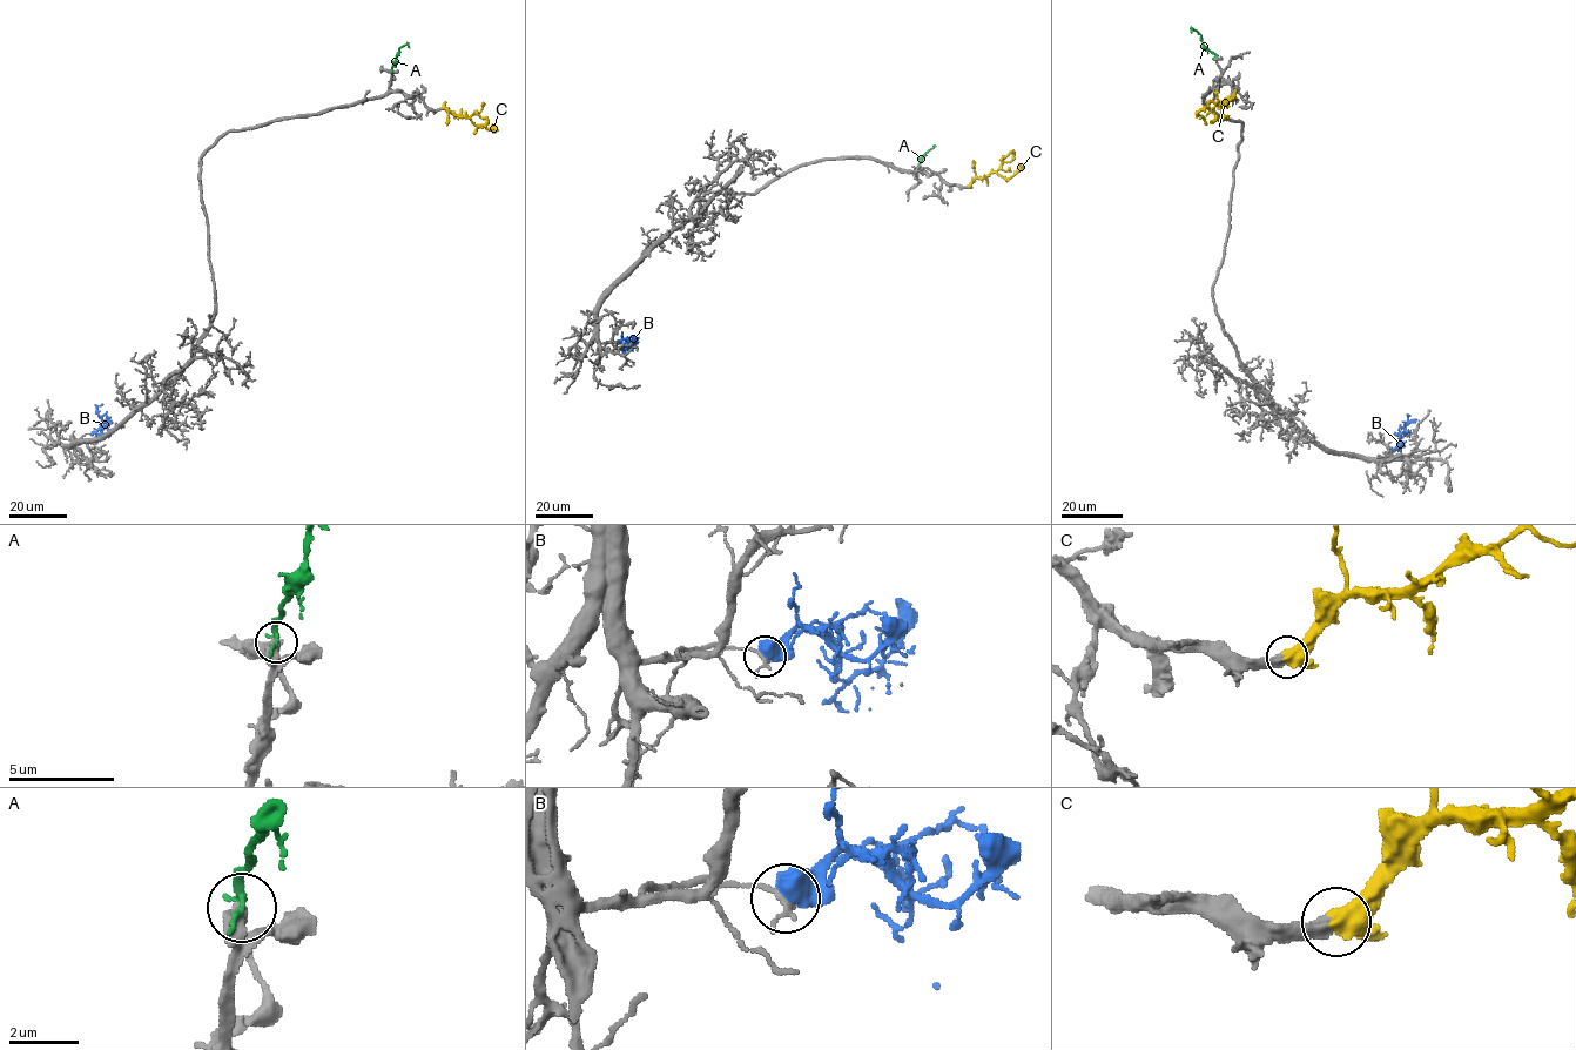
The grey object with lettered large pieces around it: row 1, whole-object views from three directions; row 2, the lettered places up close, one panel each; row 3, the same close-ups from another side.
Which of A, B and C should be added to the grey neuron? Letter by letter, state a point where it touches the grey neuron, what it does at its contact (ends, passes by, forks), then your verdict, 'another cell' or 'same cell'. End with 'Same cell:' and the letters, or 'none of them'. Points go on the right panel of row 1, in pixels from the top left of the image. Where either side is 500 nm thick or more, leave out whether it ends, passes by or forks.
A: (1214, 56) | it ends | another cell
B: (1401, 446) | another cell
C: (1234, 98) | same cell
Same cell: C

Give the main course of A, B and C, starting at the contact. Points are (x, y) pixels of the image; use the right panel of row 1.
A: (1216, 56), (1203, 44), (1200, 34), (1193, 28), (1191, 33)
B: (1402, 445), (1398, 444), (1405, 435), (1407, 415)
C: (1234, 98), (1220, 106), (1210, 102), (1203, 108), (1198, 114), (1206, 125)

